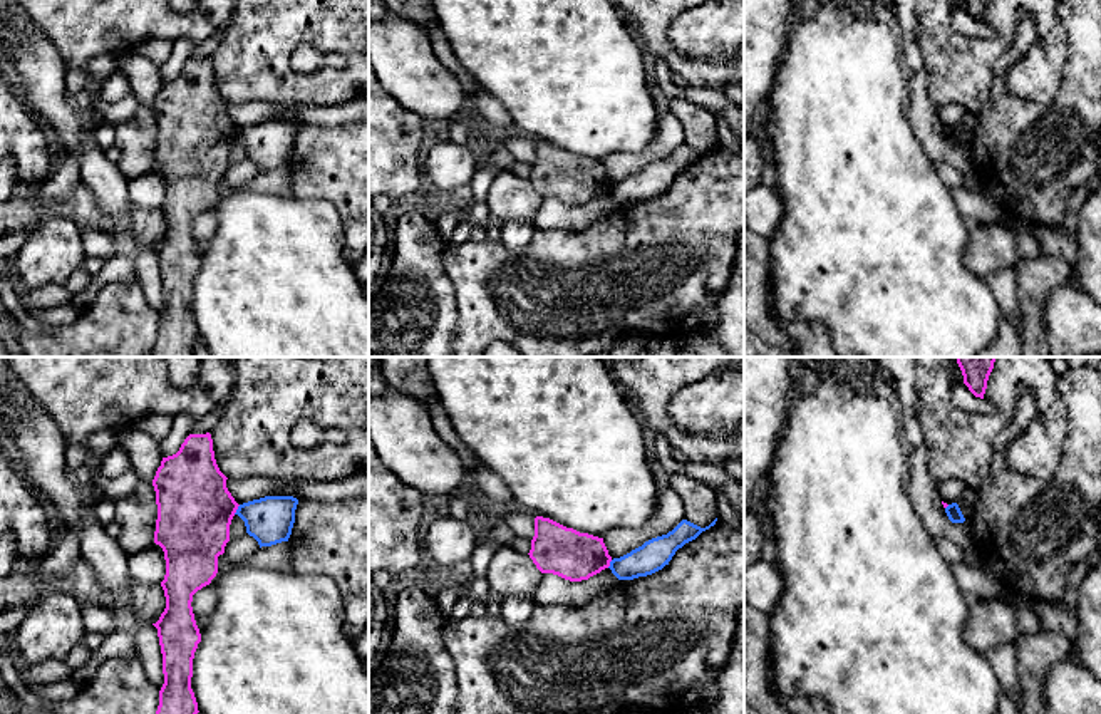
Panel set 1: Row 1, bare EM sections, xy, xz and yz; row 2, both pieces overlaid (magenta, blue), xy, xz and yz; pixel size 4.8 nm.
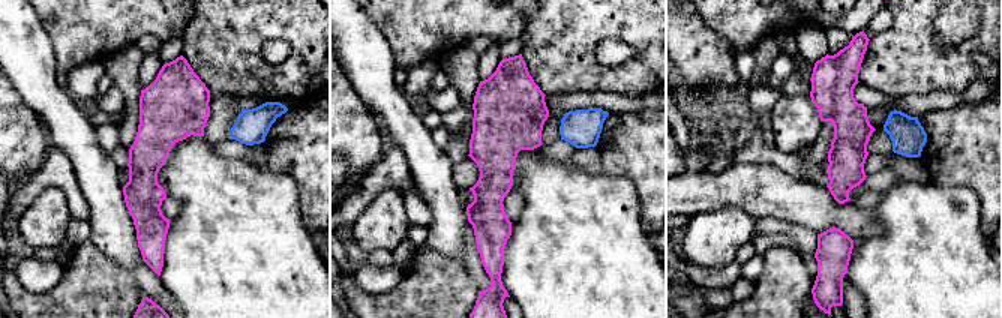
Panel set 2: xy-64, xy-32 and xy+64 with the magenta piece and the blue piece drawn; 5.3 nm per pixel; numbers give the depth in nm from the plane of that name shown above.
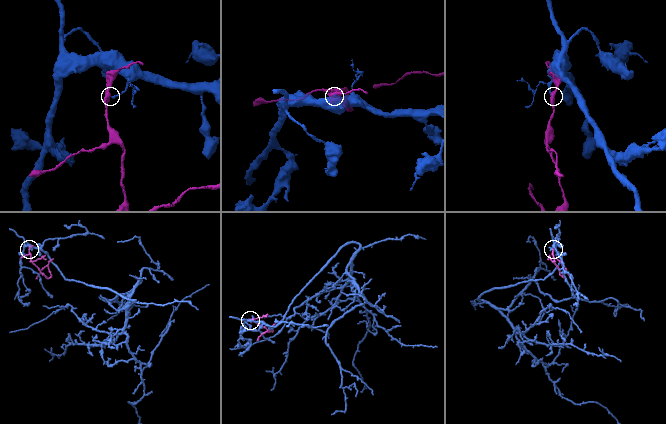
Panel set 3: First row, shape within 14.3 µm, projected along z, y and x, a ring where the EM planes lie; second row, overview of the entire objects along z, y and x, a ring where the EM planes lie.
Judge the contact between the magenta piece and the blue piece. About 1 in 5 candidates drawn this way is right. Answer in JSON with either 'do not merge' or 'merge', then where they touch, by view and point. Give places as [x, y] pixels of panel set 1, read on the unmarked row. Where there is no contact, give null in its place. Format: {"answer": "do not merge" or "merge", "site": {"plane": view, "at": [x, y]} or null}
{"answer": "do not merge", "site": {"plane": "xy", "at": [237, 133]}}

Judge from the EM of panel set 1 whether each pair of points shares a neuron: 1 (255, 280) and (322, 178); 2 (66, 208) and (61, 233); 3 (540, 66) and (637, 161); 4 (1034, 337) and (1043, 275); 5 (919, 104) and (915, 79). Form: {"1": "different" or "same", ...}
{"1": "different", "2": "different", "3": "different", "4": "same", "5": "same"}

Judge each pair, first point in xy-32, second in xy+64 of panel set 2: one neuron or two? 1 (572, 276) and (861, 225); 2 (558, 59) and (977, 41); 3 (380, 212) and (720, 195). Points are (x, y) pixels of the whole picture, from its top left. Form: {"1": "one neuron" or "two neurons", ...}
{"1": "two neurons", "2": "one neuron", "3": "two neurons"}

